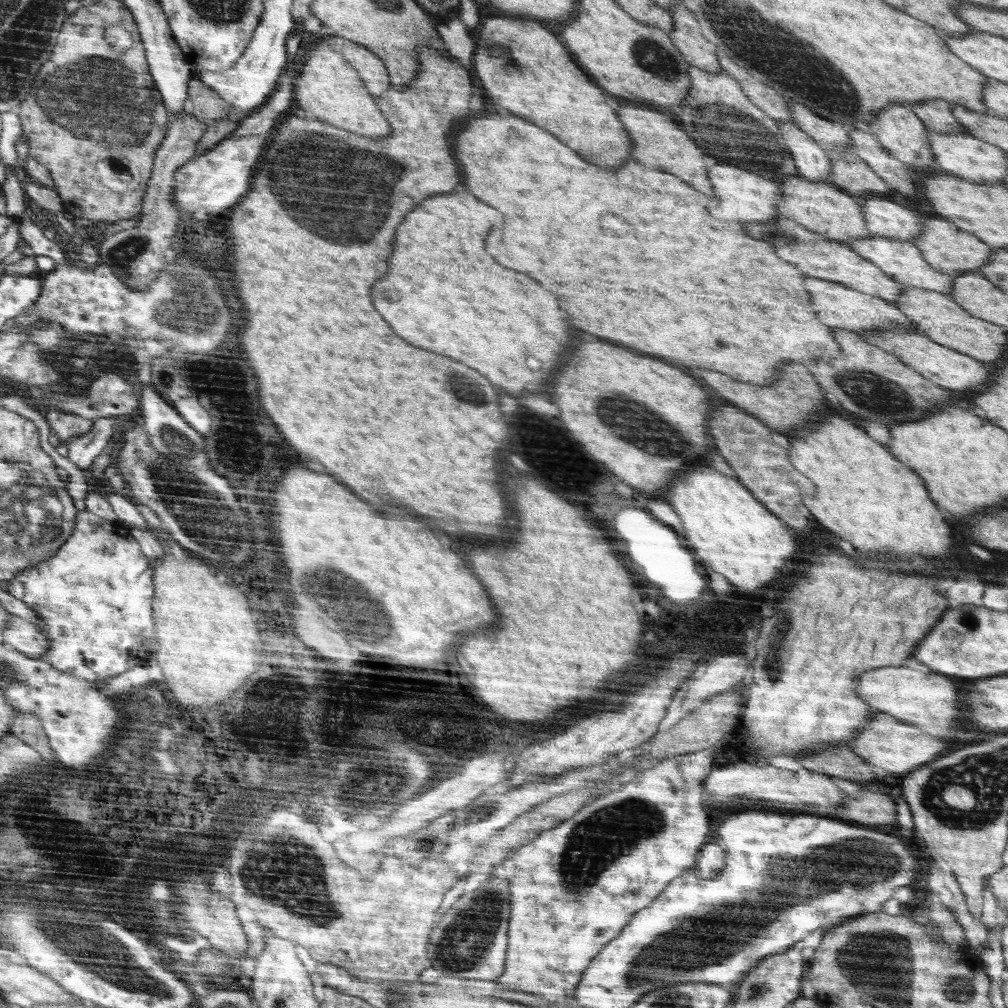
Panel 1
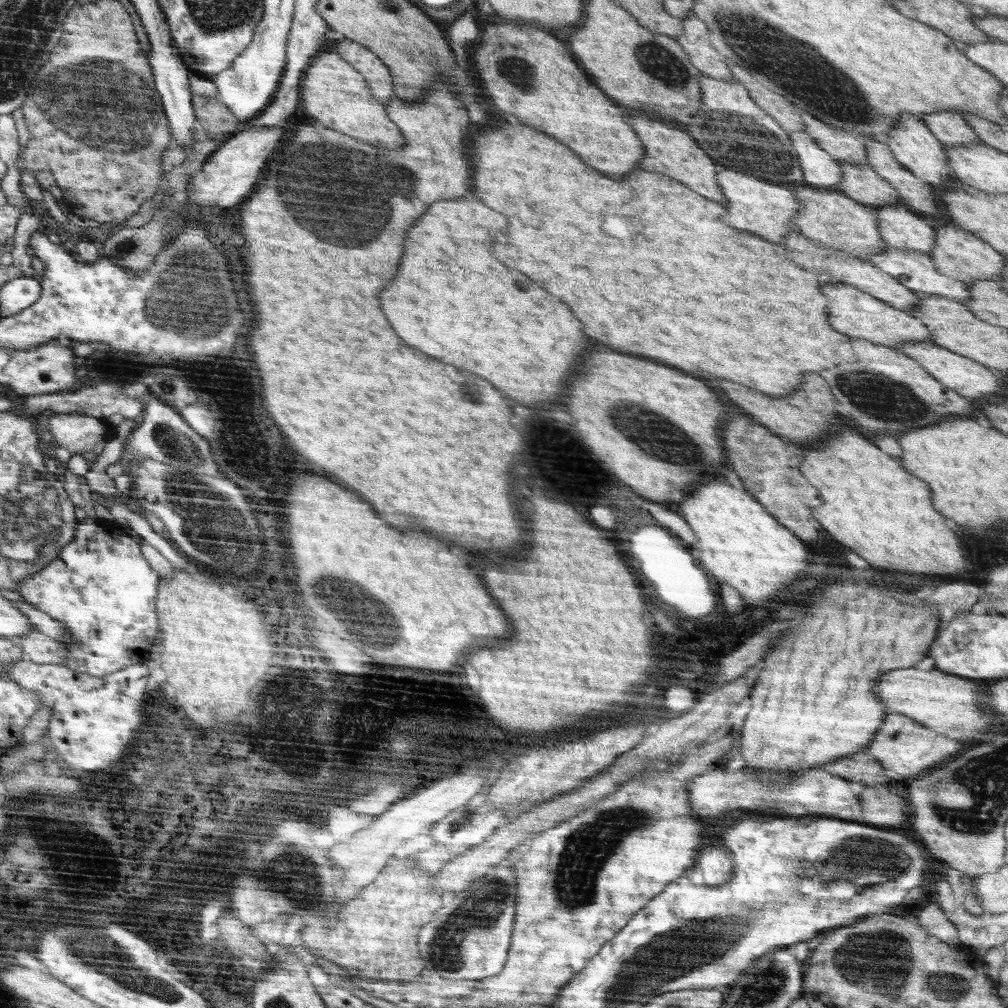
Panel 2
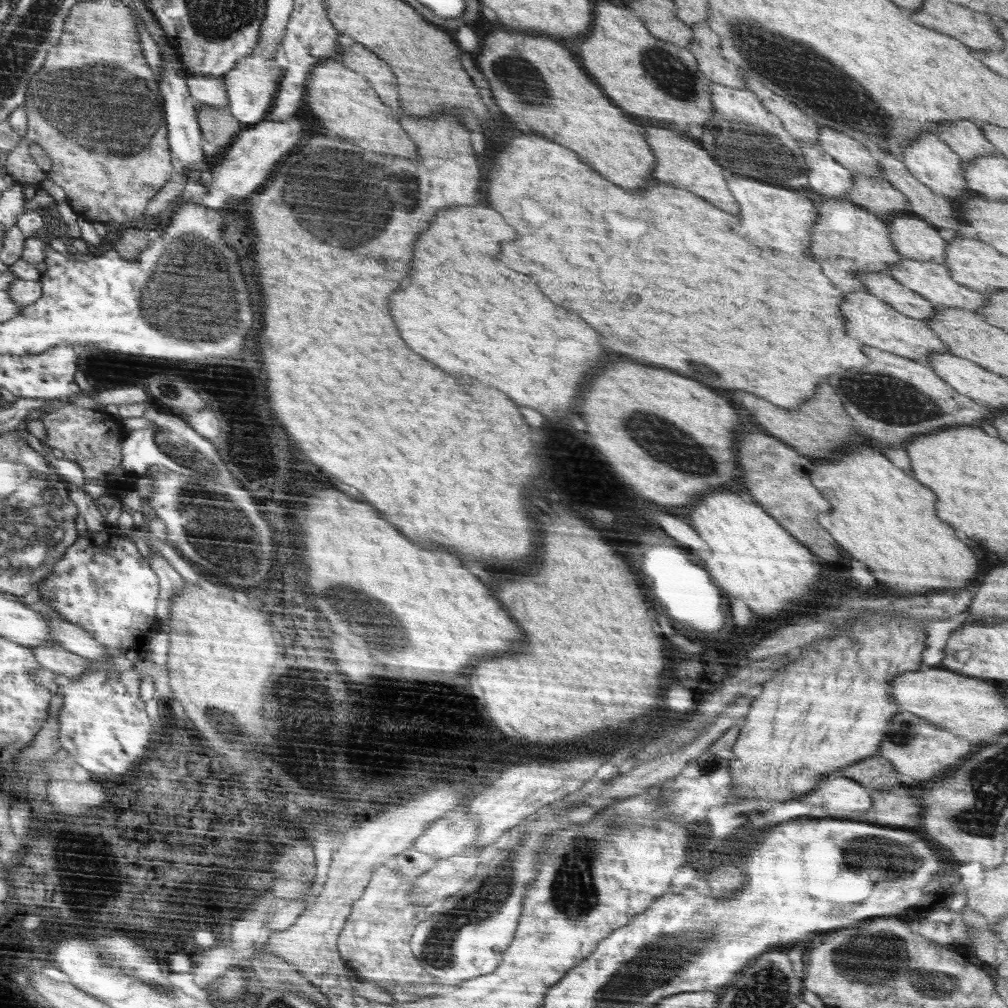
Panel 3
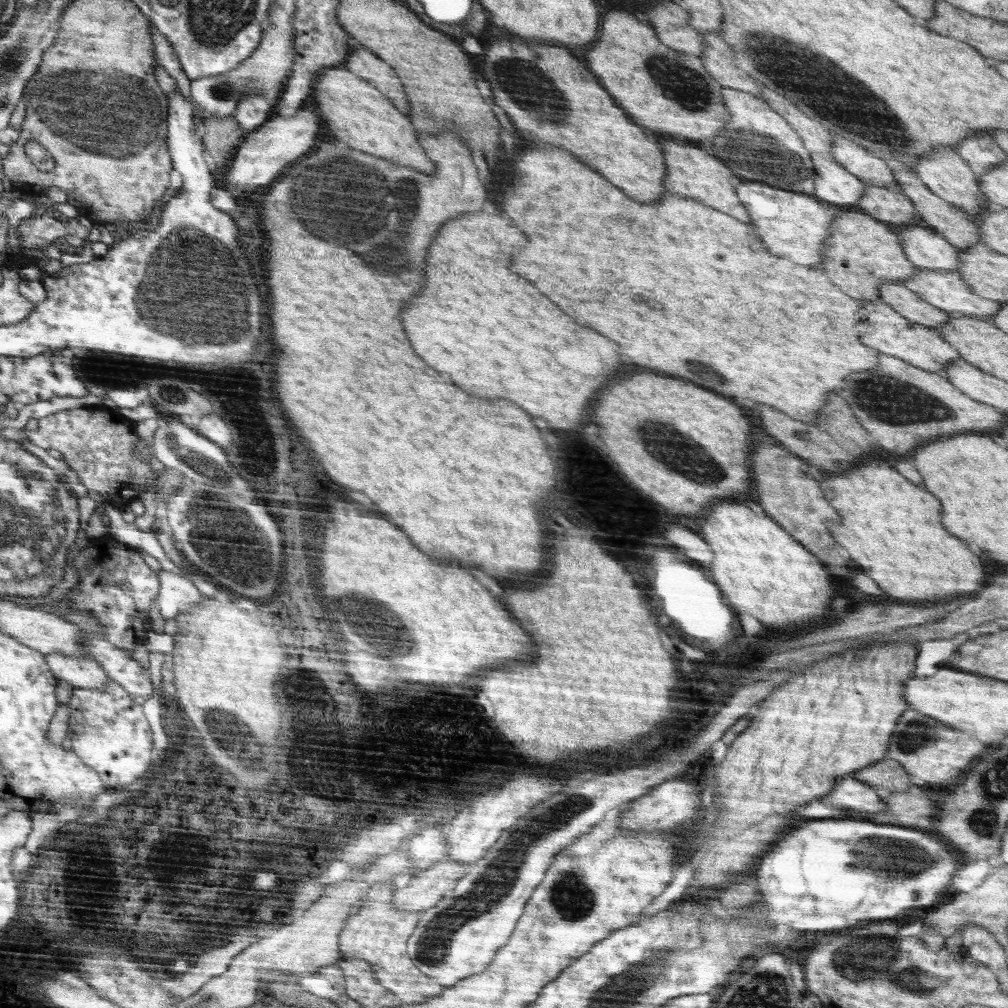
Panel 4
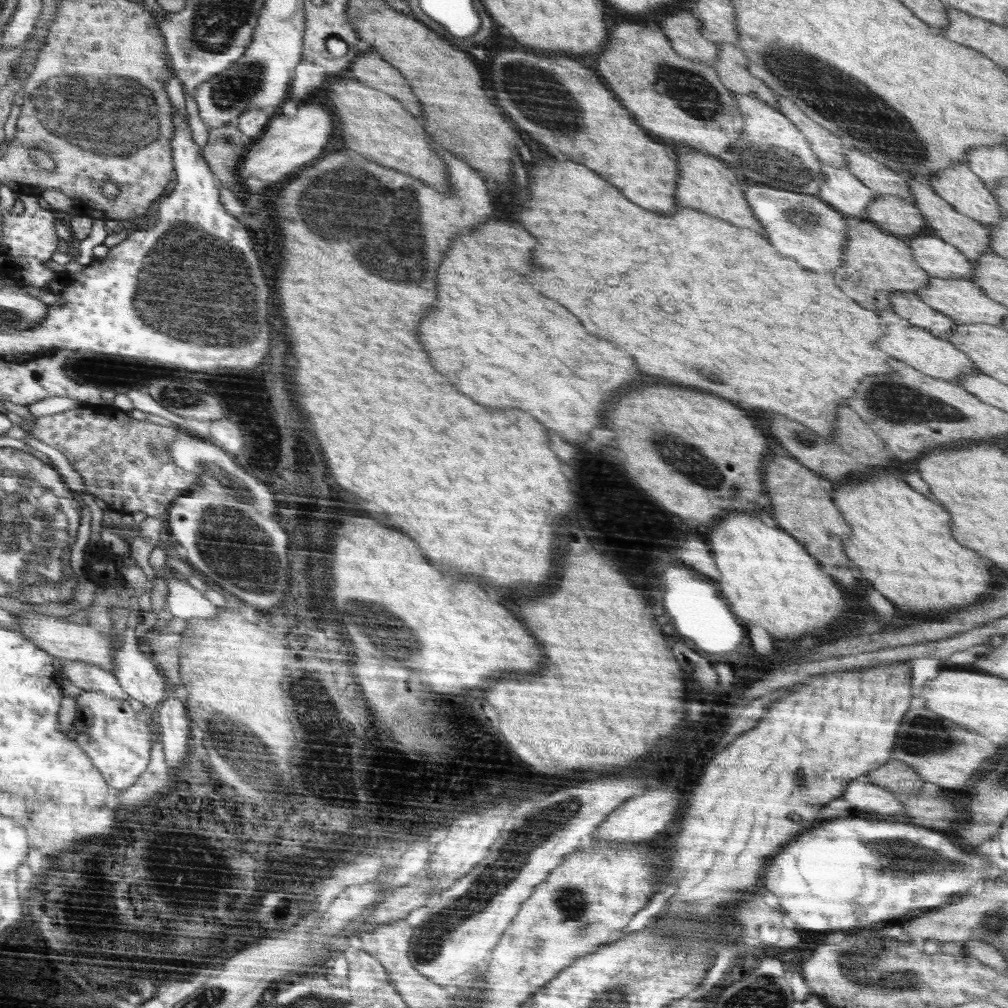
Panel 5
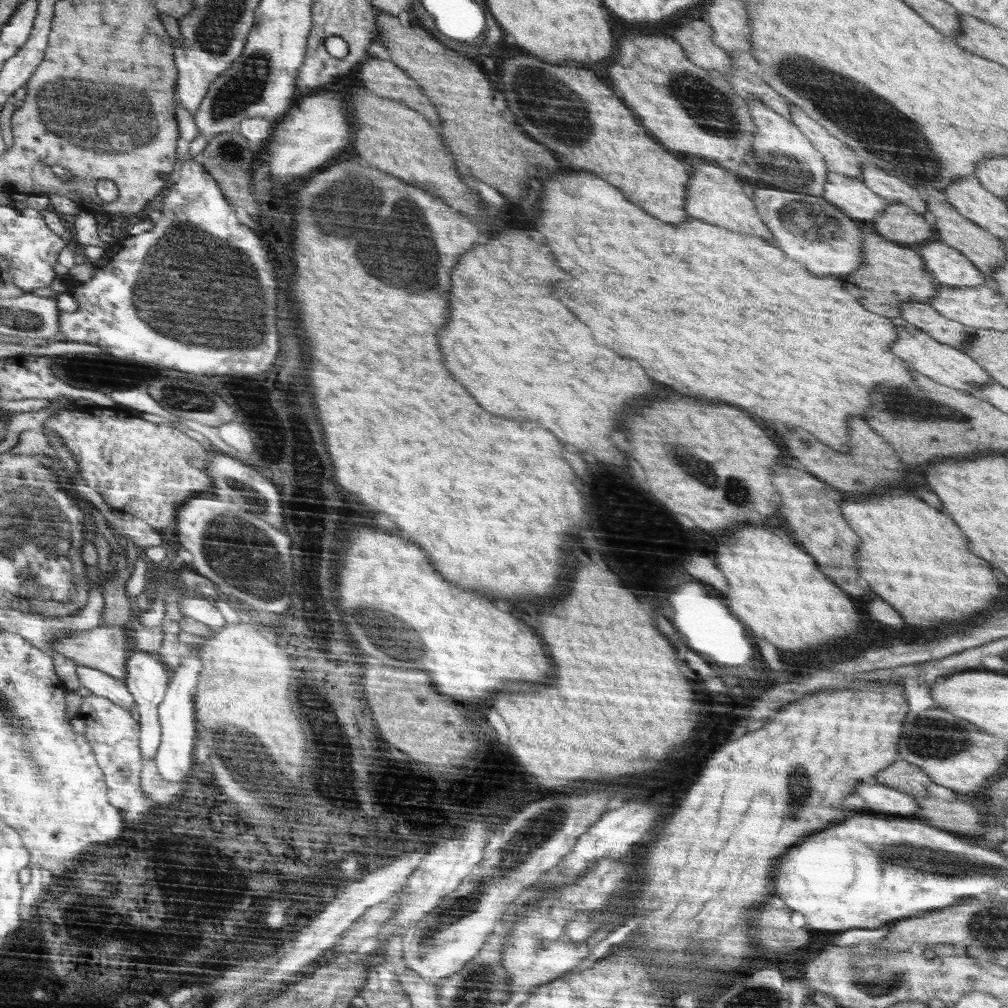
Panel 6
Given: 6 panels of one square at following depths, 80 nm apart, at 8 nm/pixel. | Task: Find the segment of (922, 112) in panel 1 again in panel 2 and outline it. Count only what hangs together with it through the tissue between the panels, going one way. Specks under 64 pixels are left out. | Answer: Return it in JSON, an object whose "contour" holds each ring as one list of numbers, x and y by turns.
{"contour":[[956,111,931,112,930,114,923,114,920,119,944,146,984,143,962,118,962,115]]}

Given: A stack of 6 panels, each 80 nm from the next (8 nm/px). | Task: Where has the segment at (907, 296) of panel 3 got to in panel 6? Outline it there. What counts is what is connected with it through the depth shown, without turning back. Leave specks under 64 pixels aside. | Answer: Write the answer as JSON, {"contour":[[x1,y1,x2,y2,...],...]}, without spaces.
{"contour":[[901,302,899,314,916,328,927,332,934,340,960,350,967,336,971,335,970,327,942,316,928,303]]}

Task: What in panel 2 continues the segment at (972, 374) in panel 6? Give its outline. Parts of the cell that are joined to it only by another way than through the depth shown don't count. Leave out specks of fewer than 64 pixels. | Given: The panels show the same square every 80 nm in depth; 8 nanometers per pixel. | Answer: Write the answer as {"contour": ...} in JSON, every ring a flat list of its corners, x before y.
{"contour":[[846,283,824,284,820,290,828,298,826,310,828,310,828,318,832,322,832,328,842,332,842,334,862,338,894,350,896,347,909,342,930,341,934,343,933,336,927,326,918,319,906,311,898,310,883,300,878,300,878,298,862,292,856,286,850,286]]}

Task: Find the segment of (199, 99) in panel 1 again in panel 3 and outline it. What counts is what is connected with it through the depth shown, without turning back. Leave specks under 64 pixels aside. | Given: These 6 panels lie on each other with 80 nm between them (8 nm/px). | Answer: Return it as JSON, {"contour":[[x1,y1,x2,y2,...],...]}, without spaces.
{"contour":[[198,103,198,122,201,122,202,134,205,134,212,154,224,152,236,135,248,128,236,120,228,108,214,108]]}

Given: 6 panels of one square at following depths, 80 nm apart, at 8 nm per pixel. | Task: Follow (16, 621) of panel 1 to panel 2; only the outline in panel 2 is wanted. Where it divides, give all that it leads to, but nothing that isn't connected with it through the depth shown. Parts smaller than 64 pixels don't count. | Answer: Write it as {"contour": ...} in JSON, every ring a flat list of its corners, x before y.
{"contour":[[36,629,19,637,10,638,21,647,26,660,35,663,63,665,65,647,62,641,50,638]]}

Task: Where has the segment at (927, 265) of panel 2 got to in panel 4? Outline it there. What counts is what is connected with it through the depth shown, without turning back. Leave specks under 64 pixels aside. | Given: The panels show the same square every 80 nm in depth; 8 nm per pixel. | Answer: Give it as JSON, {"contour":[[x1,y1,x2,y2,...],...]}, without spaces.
{"contour":[[918,267,913,275,903,280,903,285,915,292,922,300,953,315,966,315,988,321,994,313,1001,309,1001,303,998,301,974,294,974,291,967,286,957,270,928,270]]}

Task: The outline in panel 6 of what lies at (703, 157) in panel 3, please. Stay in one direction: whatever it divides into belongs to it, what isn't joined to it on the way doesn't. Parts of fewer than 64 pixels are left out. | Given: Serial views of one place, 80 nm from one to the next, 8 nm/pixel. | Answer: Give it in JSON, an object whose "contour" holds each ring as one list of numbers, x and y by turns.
{"contour":[[704,160,692,162,692,174,688,180,688,190,686,190,686,212,690,216,710,222,714,226,722,226,722,228,728,228,734,232,754,234,754,236,760,236,760,238,776,244,770,230,760,222,756,208,752,204,753,201,744,194,742,184,738,182,736,175,732,176,728,170,720,167,716,163,710,164]]}

